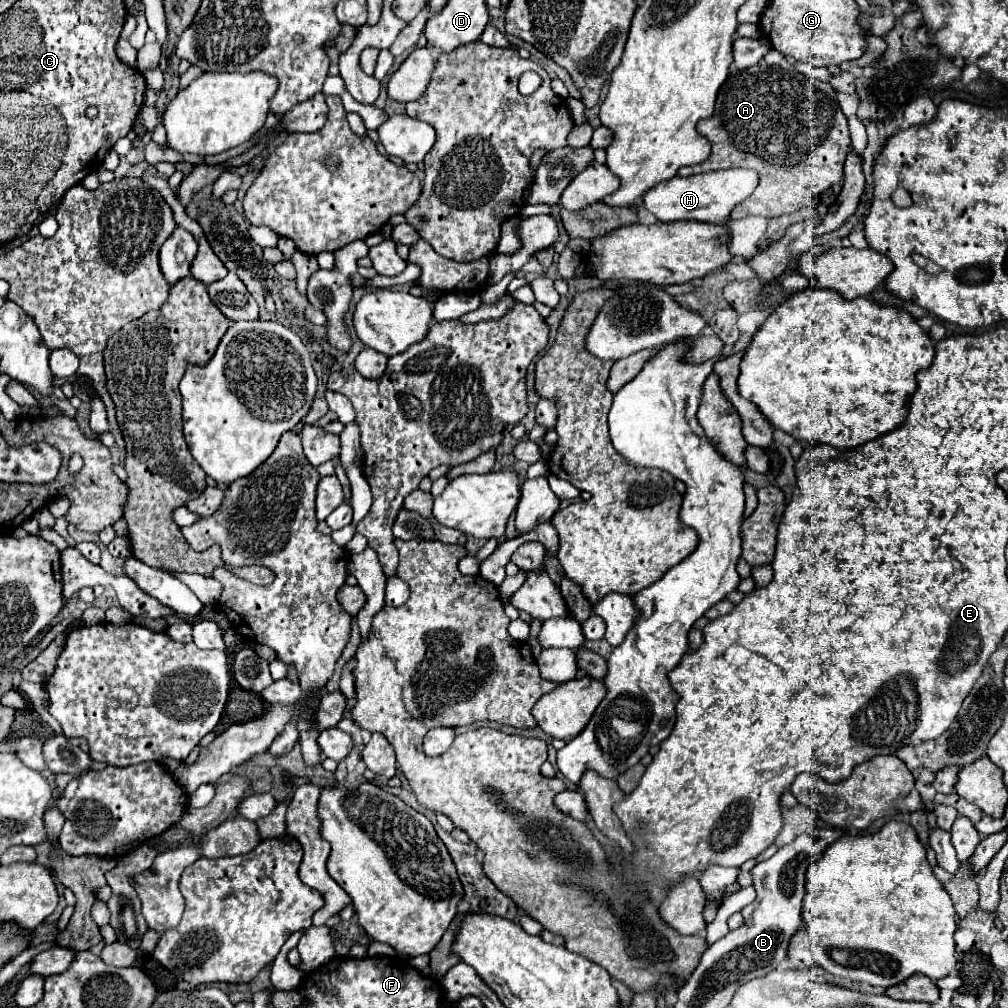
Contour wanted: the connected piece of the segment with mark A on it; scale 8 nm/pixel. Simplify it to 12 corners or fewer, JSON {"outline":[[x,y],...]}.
{"outline":[[762,61],[730,73],[698,121],[712,155],[748,167],[732,211],[816,209],[844,179],[836,91]]}

